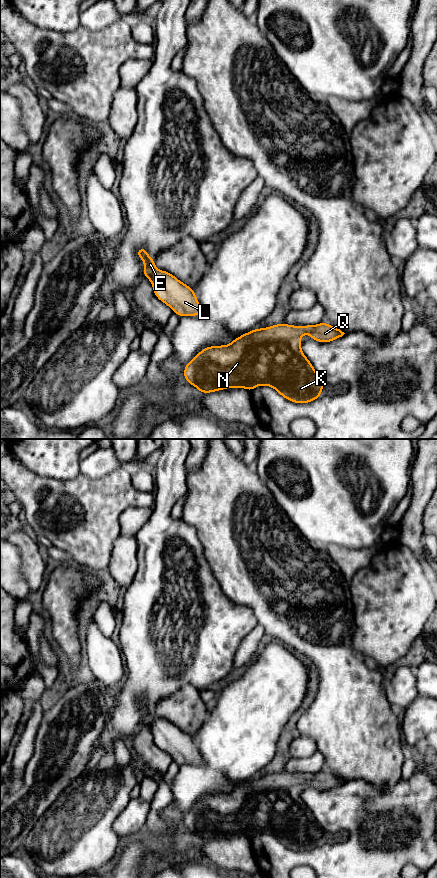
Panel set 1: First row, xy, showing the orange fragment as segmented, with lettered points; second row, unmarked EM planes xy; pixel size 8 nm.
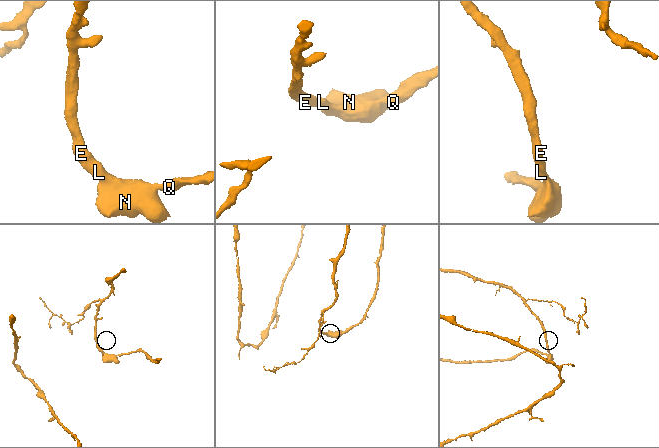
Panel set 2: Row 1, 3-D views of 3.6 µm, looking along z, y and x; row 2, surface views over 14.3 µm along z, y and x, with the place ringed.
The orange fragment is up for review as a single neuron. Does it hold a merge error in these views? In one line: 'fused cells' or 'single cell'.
single cell

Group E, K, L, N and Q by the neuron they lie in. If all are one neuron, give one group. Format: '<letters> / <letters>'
E K L N Q

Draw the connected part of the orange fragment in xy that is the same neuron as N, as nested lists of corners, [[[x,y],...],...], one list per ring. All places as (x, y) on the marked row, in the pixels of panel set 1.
[[[283,322],[263,329],[257,327],[229,345],[204,348],[185,365],[183,376],[187,383],[205,394],[226,388],[245,388],[251,392],[257,386],[266,385],[293,403],[307,404],[321,397],[325,382],[301,351],[302,334],[310,335],[317,342],[330,343],[345,333],[325,322],[306,326]]]

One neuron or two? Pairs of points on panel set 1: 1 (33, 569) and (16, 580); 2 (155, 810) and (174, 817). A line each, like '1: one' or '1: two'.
1: two
2: two

